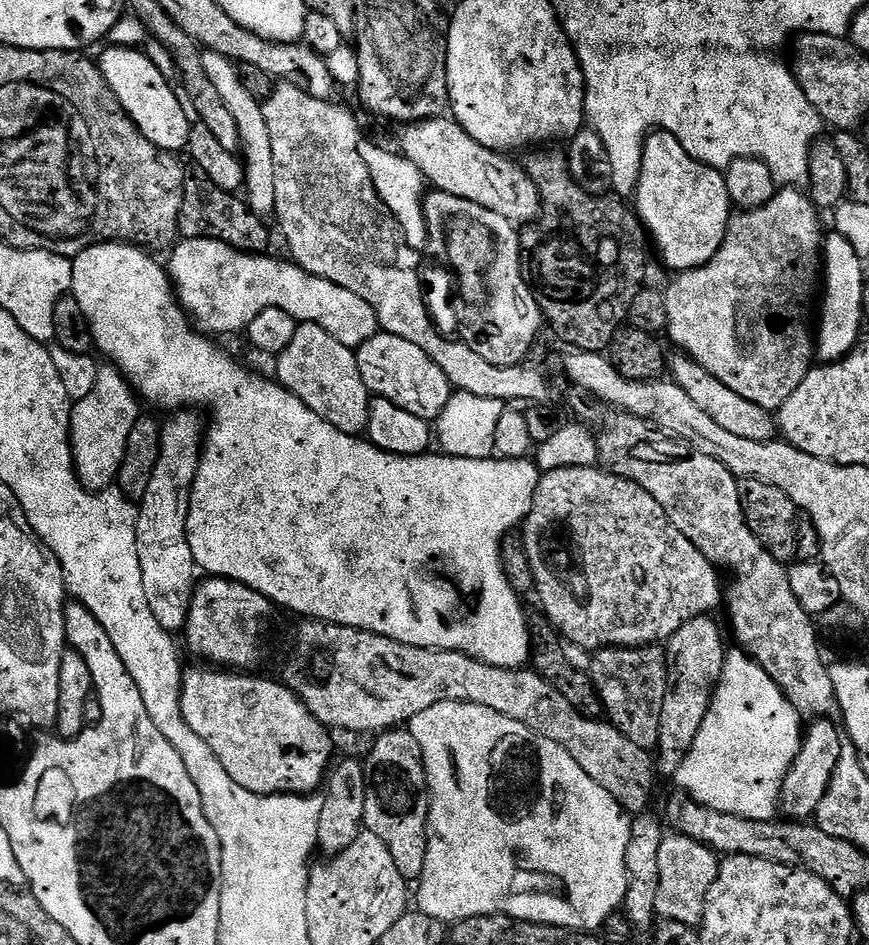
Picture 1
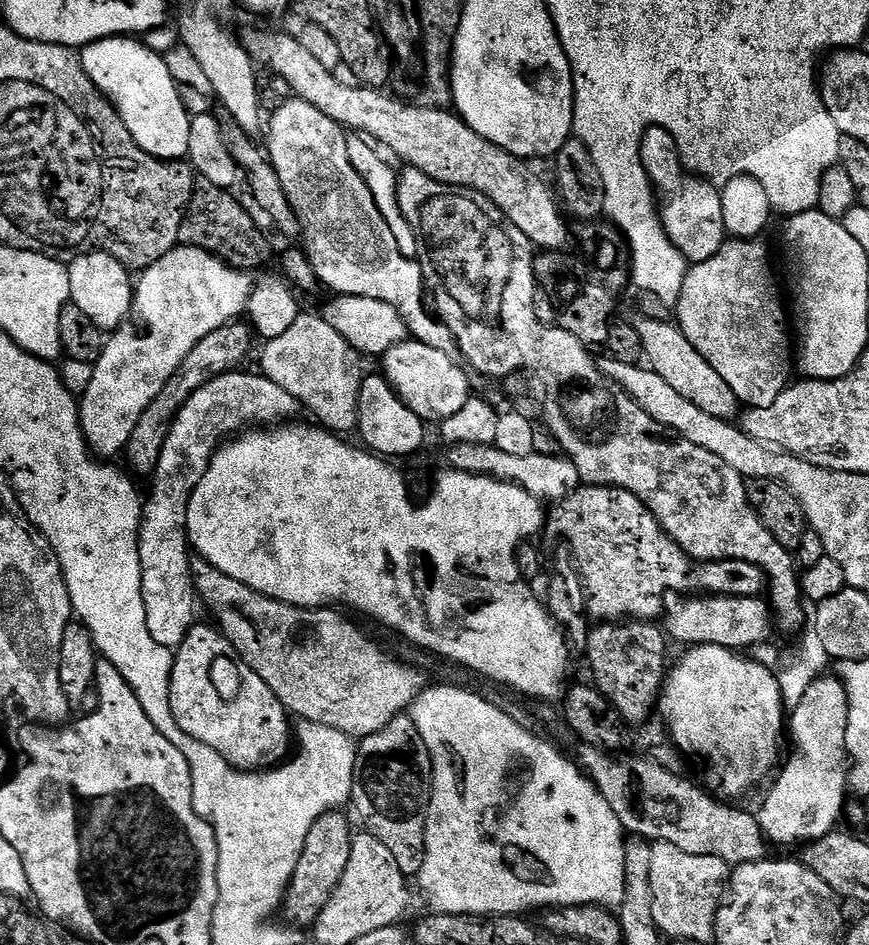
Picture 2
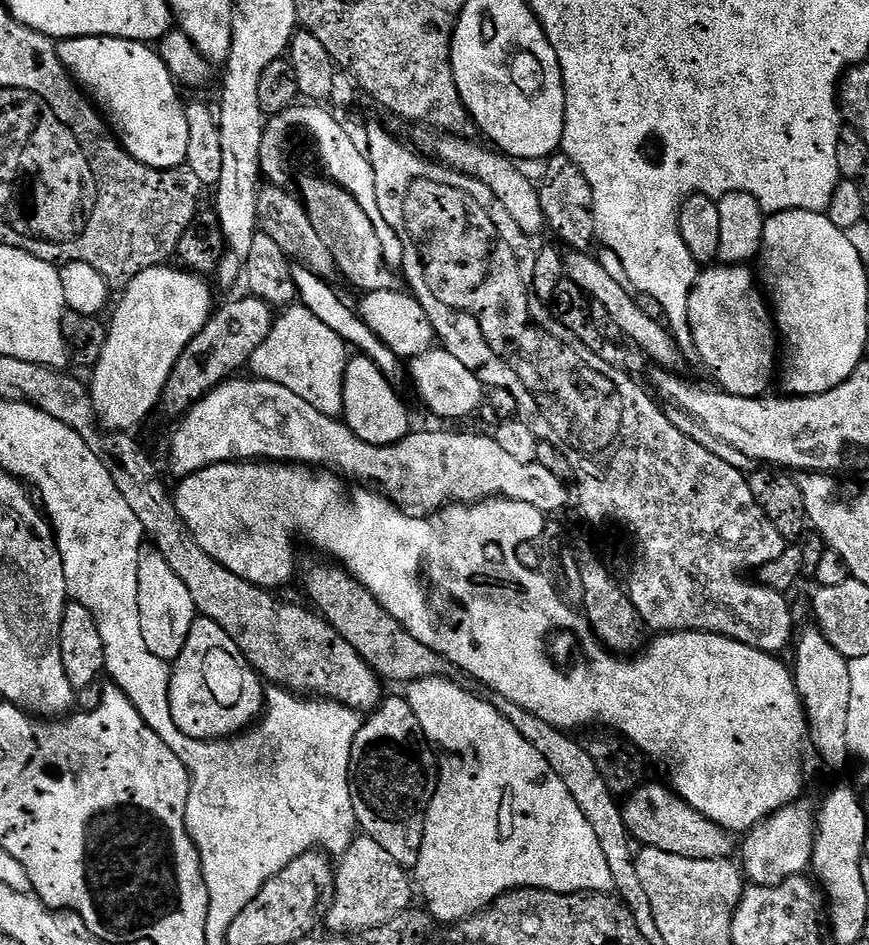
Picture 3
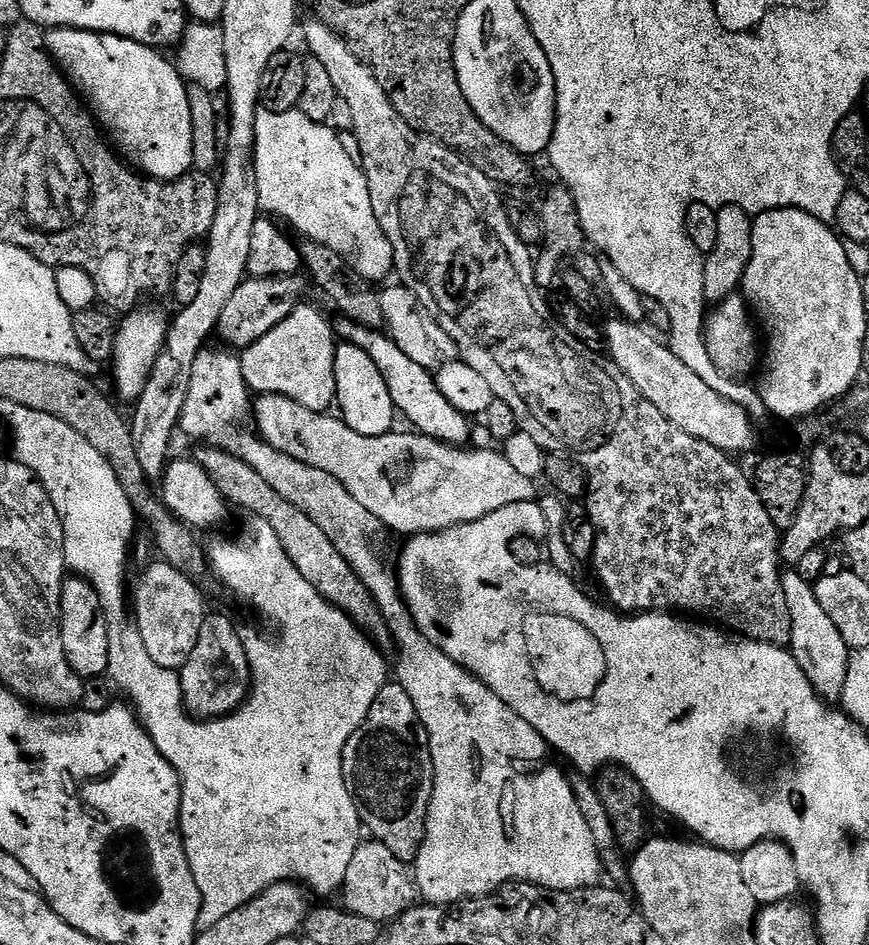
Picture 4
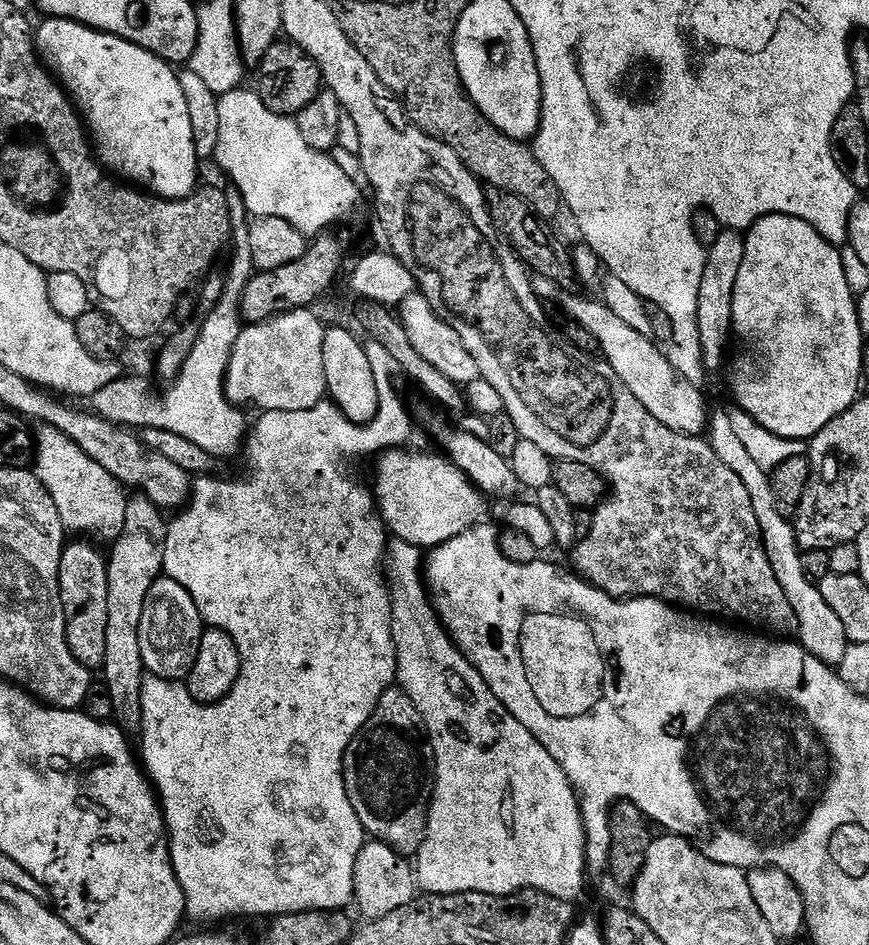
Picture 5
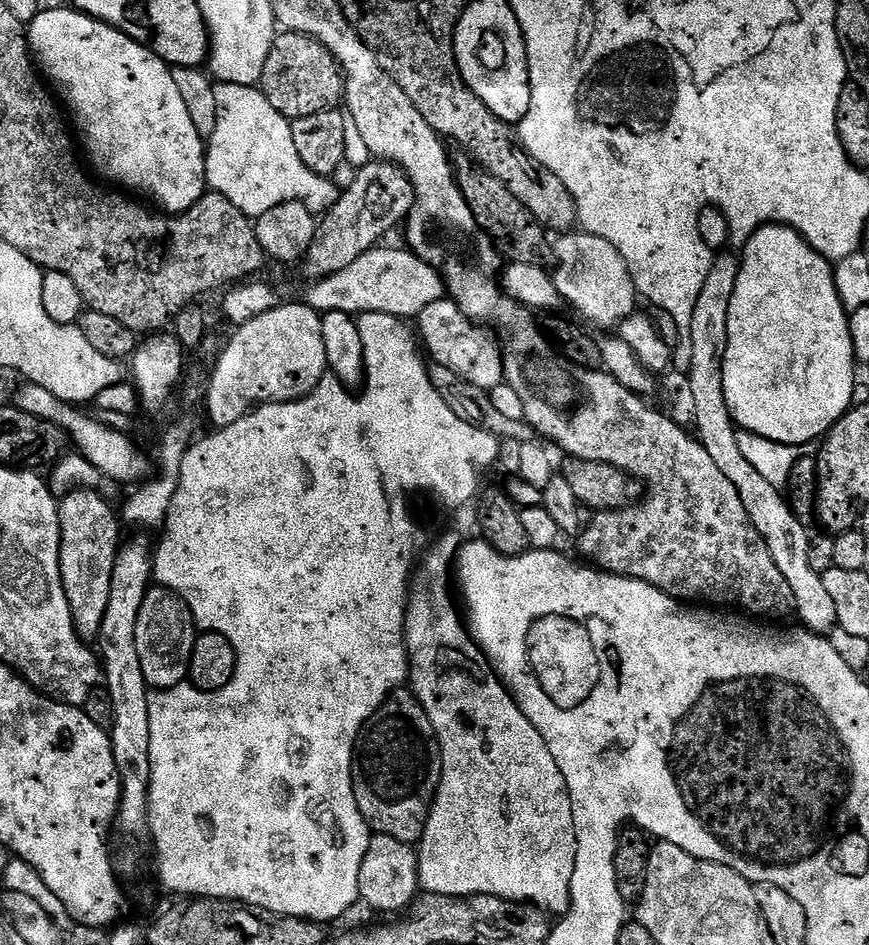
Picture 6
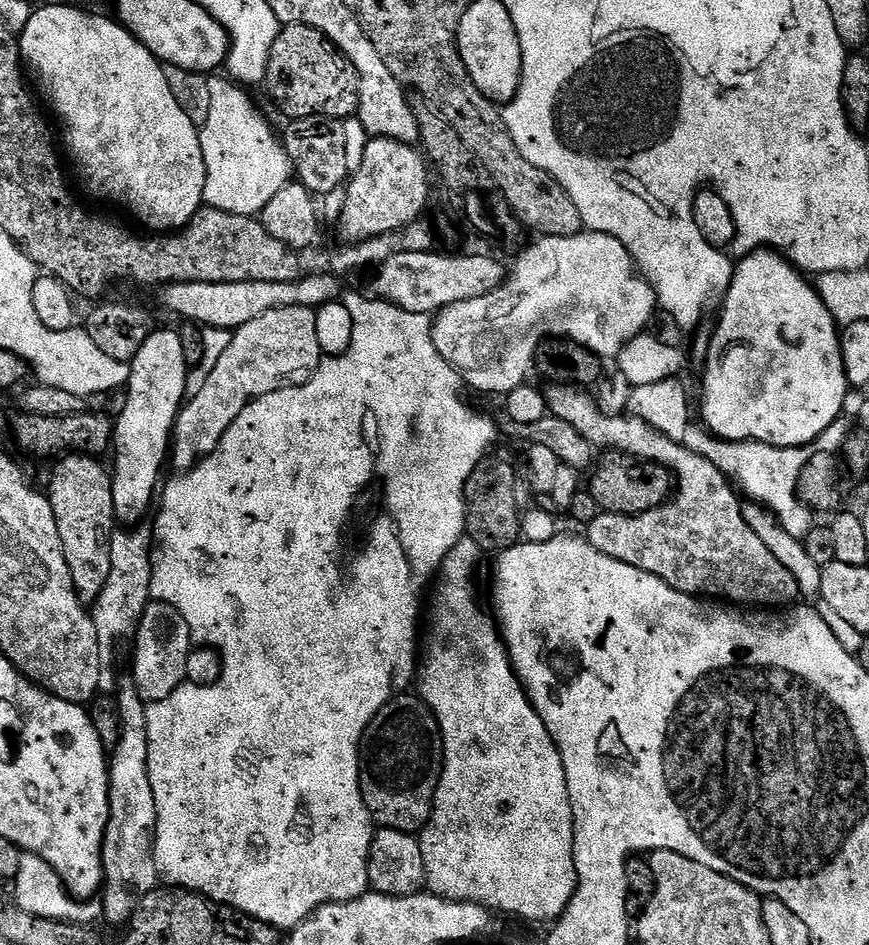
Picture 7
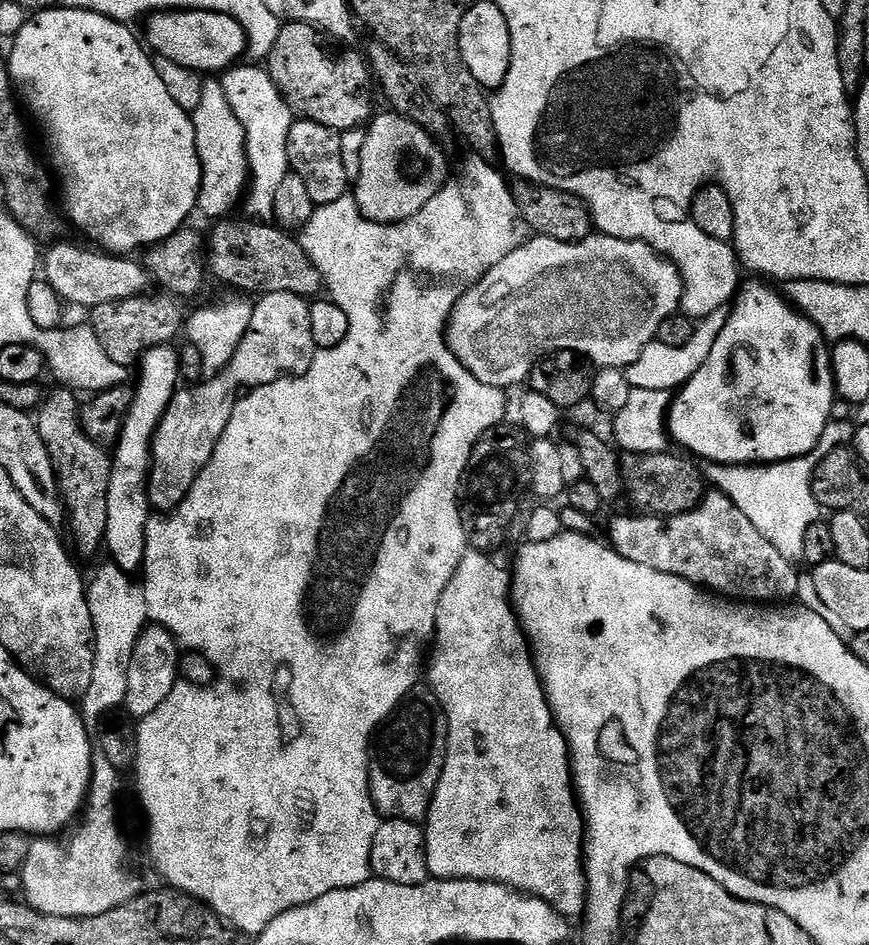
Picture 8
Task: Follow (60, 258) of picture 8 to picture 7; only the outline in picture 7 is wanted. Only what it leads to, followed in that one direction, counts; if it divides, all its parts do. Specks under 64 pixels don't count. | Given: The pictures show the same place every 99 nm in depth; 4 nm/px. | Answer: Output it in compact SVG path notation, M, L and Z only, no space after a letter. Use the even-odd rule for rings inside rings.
M333 273L330 274L316 274L314 276L302 276L299 278L299 280L295 280L294 282L286 283L286 282L250 282L247 280L246 282L230 282L230 283L178 283L178 284L168 284L163 285L158 292L158 295L160 295L161 302L172 312L174 312L176 315L180 316L179 319L196 323L203 327L209 327L209 328L220 328L224 330L229 331L235 331L237 328L241 328L242 325L246 325L247 322L250 322L253 318L258 318L261 314L266 314L266 311L268 310L274 310L274 309L284 309L286 306L306 306L307 308L319 308L323 306L323 304L327 304L329 301L333 301L339 294L338 292L338 282L336 279L338 279Z

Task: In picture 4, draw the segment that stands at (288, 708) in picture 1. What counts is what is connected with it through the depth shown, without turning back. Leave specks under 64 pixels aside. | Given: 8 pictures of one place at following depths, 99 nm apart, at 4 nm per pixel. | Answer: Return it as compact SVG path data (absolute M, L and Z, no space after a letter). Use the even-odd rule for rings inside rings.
M205 615L202 622L202 634L198 634L198 646L194 646L194 654L179 669L181 690L184 695L184 707L189 716L197 721L219 720L222 716L231 716L250 695L252 671L246 658L246 650L242 639L242 632L232 625L228 616Z

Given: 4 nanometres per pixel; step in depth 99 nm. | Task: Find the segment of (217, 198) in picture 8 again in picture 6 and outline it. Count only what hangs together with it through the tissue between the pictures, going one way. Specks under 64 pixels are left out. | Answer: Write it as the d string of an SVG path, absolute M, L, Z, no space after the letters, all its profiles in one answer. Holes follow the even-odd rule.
M217 83L214 98L218 102L218 126L214 126L214 134L207 137L206 155L204 157L204 175L211 191L222 194L243 216L255 218L266 214L266 210L274 210L274 206L282 206L286 202L296 200L313 214L323 213L332 207L338 195L338 188L326 176L314 174L298 158L298 149L294 147L294 134L289 120L270 102L266 102L264 93L259 87L246 84Z

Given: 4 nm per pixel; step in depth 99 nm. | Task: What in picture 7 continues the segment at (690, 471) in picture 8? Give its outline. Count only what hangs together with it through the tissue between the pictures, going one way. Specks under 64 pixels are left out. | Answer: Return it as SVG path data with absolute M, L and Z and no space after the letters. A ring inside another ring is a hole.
M609 451L595 461L591 469L592 481L586 491L593 496L599 511L613 516L641 516L655 508L661 508L673 495L674 476L661 464L653 460L640 460L624 452Z

